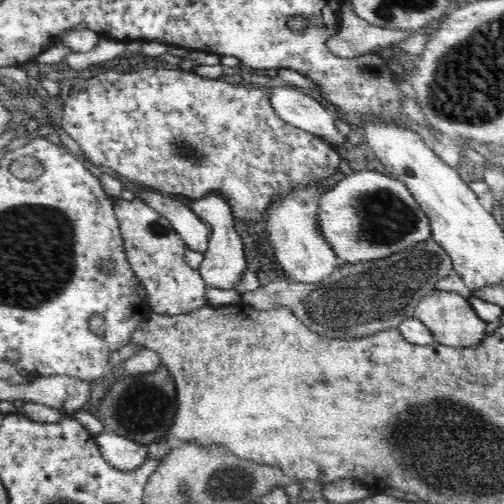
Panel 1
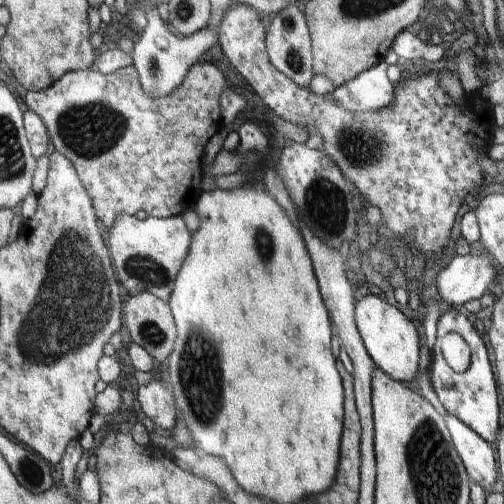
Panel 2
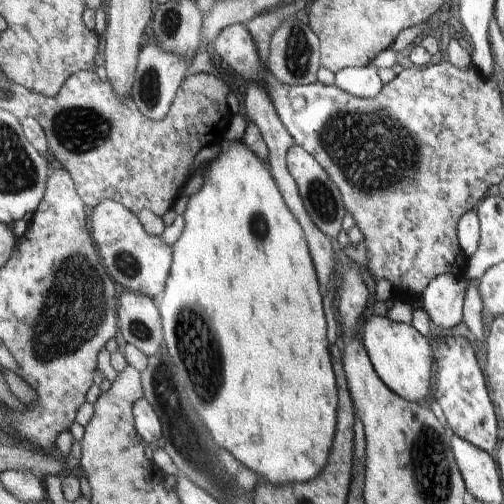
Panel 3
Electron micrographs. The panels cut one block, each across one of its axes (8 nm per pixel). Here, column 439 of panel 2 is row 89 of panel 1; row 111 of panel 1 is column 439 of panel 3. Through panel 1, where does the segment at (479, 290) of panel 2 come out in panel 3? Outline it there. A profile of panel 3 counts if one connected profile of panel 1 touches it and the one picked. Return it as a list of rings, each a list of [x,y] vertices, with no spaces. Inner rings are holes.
[[[437,274],[429,280],[417,306],[425,310],[433,328],[453,328],[463,322],[463,302],[465,302],[465,276]]]

